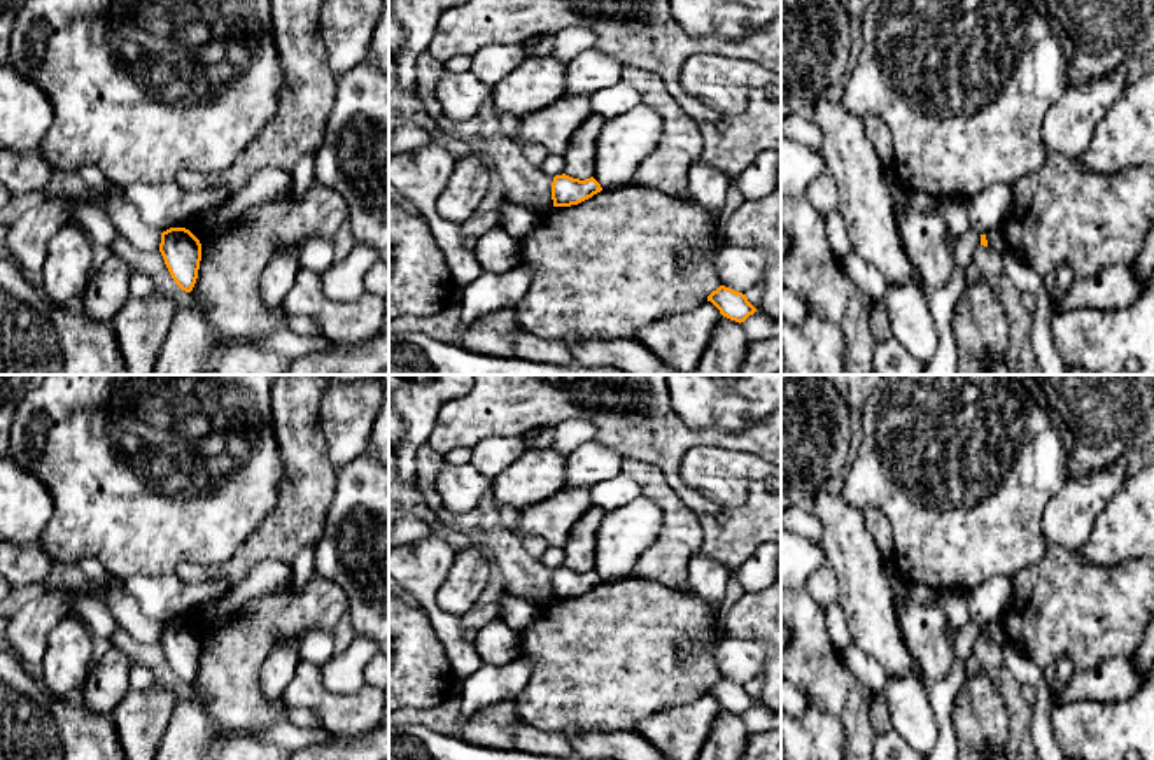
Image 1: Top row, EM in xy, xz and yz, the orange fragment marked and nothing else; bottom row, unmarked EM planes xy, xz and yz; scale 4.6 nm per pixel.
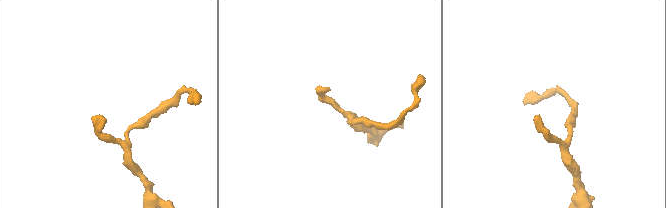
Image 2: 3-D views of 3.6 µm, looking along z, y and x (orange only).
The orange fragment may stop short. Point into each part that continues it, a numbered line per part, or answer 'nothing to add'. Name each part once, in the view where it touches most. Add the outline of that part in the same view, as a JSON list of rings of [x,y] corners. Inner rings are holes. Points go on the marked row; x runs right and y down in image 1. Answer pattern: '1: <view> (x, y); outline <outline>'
nothing to add

